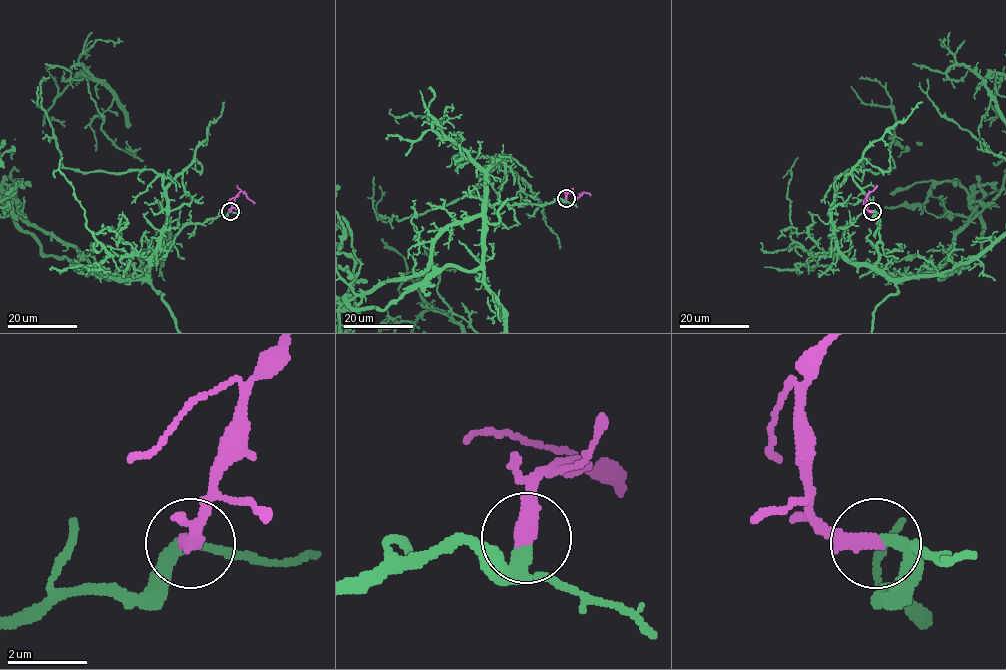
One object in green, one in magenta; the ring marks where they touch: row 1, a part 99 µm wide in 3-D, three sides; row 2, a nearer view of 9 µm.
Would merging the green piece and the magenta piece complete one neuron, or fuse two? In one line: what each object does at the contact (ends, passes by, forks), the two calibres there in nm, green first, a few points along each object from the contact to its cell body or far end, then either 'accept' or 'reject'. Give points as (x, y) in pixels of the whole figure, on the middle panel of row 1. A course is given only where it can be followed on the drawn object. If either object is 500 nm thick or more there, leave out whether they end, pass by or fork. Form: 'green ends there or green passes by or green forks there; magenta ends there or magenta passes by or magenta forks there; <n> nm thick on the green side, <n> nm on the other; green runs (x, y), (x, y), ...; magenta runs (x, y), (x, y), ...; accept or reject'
green passes by; magenta ends there; 280 nm thick on the green side, 440 nm on the other; magenta runs (566, 198), (568, 192), (576, 196), (587, 192), (589, 195); accept

